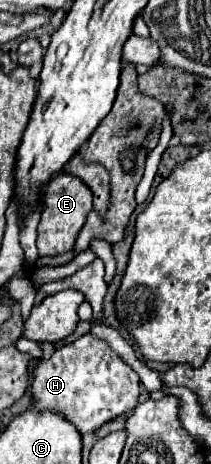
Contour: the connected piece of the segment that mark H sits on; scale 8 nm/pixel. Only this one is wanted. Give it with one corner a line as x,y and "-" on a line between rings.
85,334
71,344
57,348
49,358
41,358
33,370
31,382
33,406
37,410
51,410
61,414
63,418
73,422
81,434
93,434
113,418
133,412
133,408
139,404
137,400
139,400
139,376
105,342
93,338
91,334

